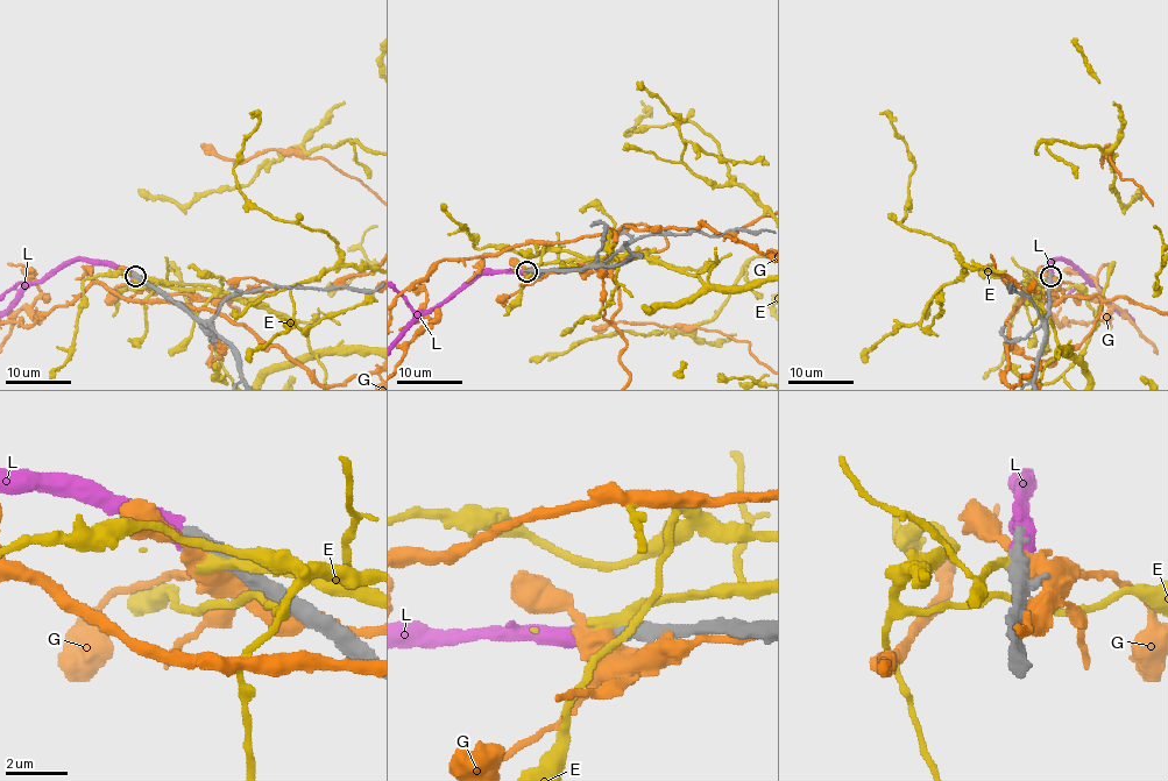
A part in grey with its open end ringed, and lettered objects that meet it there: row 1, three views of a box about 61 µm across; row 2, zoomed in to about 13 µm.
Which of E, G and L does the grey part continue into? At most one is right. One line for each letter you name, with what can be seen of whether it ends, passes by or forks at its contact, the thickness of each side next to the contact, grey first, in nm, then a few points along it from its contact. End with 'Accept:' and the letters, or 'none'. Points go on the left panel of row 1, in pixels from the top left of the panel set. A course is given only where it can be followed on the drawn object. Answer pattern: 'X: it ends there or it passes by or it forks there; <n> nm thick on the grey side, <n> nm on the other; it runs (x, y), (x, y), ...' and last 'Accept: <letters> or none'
L: it ends there; 600 nm thick on the grey side, 480 nm on the other
Accept: L

